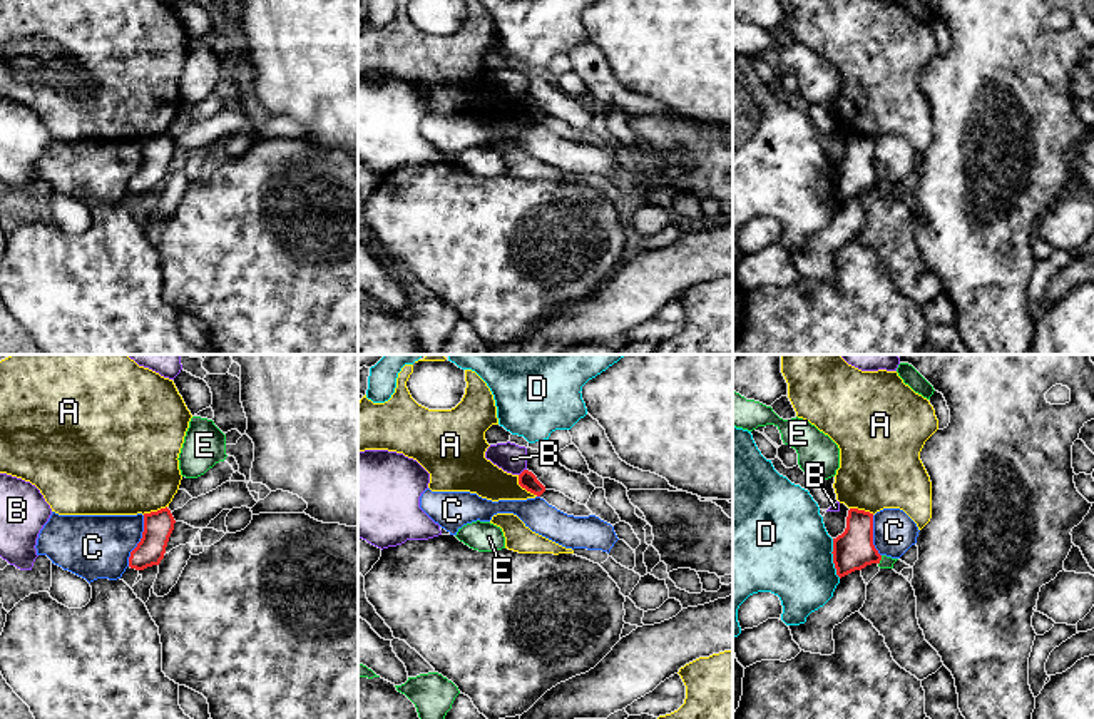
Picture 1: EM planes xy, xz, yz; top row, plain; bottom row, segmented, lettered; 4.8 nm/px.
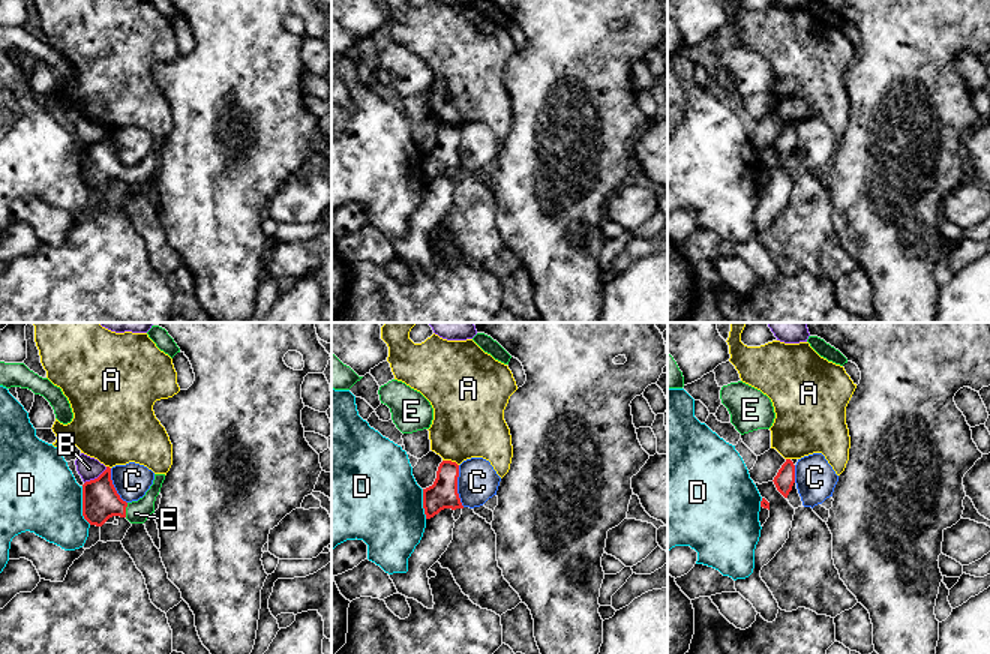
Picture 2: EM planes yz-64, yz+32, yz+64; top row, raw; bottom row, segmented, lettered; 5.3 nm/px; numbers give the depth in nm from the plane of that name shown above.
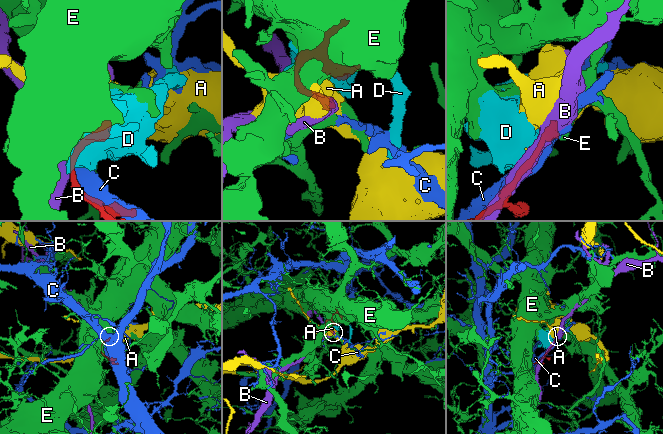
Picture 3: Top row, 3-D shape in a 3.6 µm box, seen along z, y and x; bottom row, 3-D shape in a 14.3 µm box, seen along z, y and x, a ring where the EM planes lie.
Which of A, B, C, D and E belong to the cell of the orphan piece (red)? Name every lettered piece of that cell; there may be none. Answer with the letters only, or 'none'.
E

